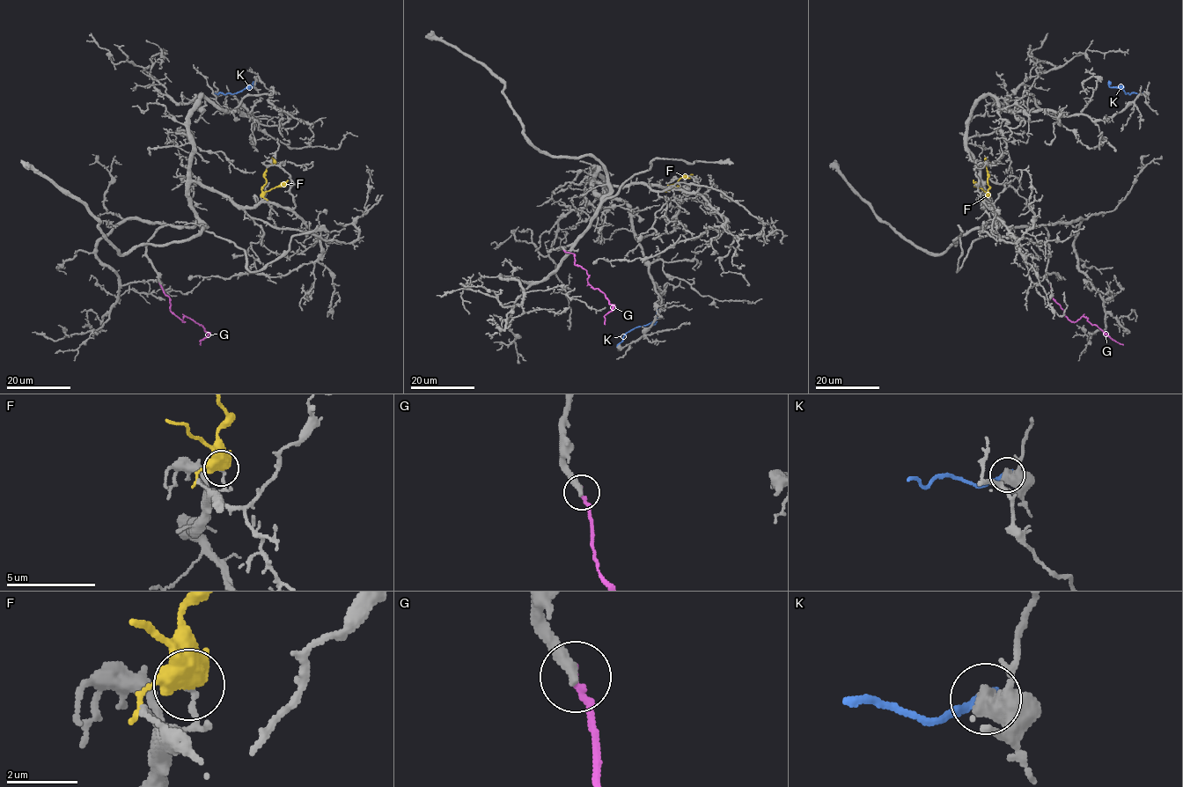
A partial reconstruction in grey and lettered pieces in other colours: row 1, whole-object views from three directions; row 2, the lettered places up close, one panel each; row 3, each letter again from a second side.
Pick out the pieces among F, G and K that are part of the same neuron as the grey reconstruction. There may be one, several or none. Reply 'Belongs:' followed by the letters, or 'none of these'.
Belongs: none of these

